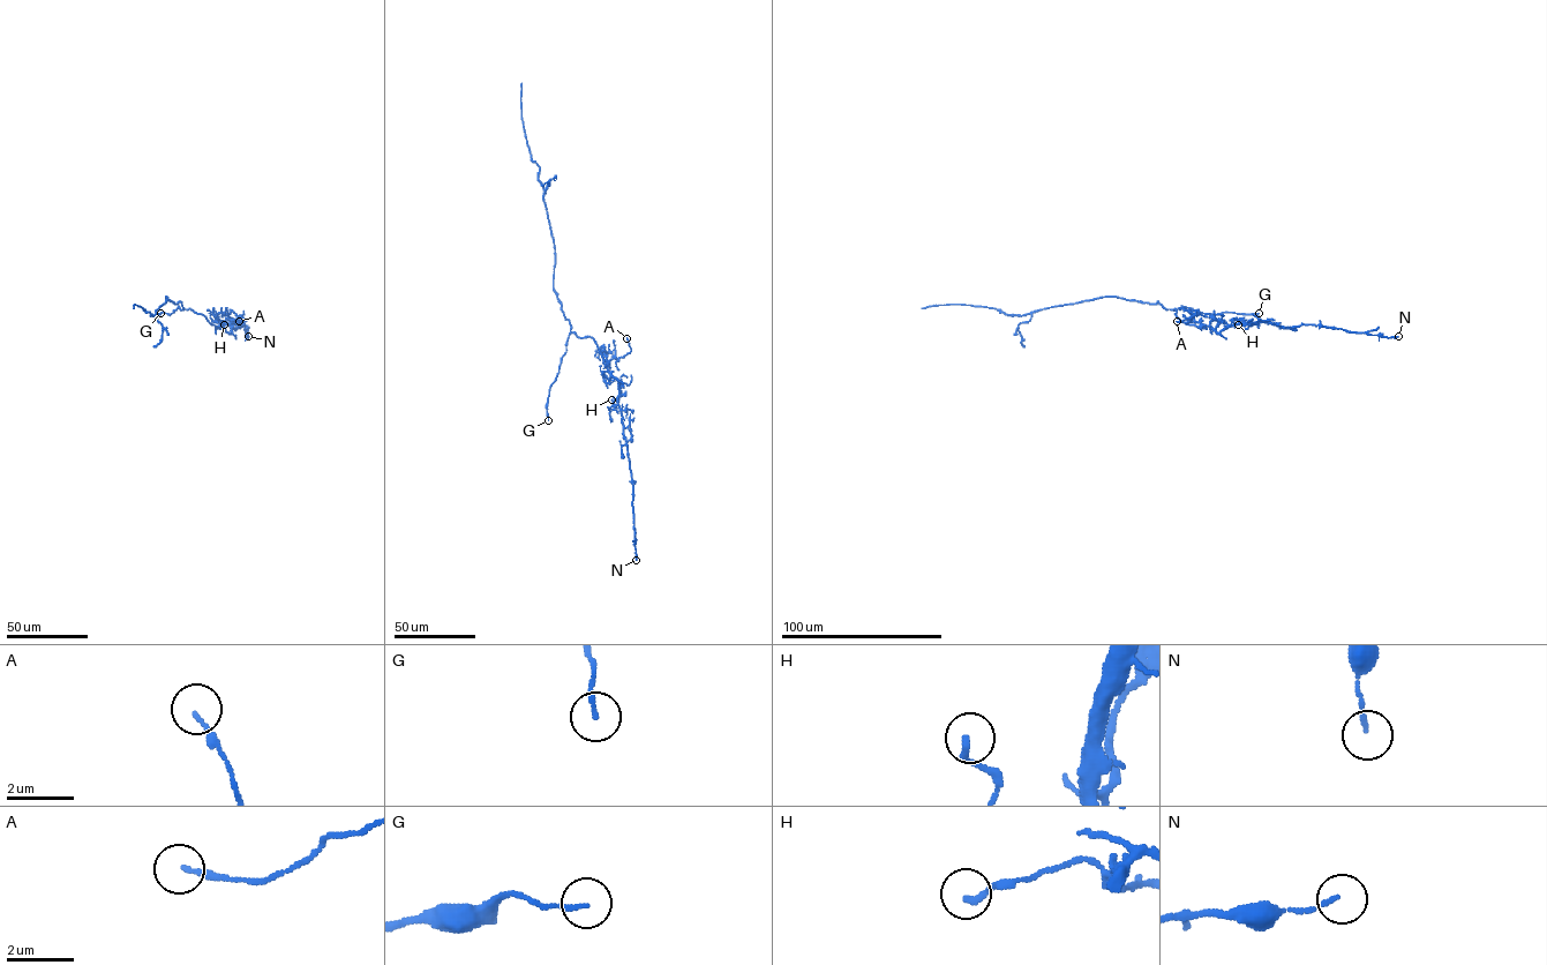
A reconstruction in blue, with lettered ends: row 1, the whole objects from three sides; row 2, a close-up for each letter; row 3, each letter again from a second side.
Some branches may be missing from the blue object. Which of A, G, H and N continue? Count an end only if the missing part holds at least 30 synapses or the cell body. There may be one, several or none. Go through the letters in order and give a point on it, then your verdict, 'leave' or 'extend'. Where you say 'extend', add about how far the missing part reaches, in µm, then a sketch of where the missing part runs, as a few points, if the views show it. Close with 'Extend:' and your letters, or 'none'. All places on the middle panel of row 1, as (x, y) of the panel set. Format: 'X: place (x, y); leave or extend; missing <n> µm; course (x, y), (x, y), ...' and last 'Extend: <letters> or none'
A: place (626, 338); leave
G: place (548, 420); leave
H: place (611, 399); leave
N: place (636, 560); leave
Extend: none

